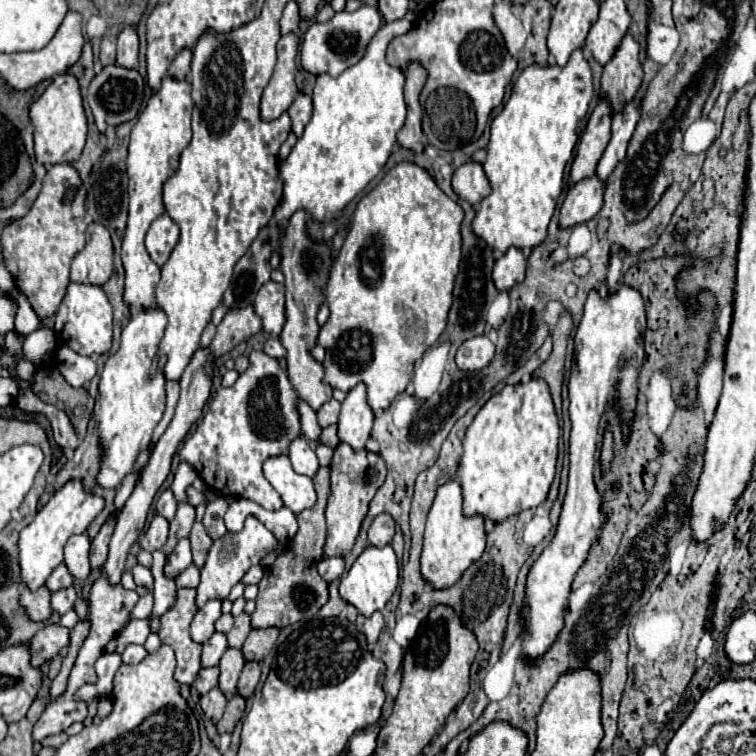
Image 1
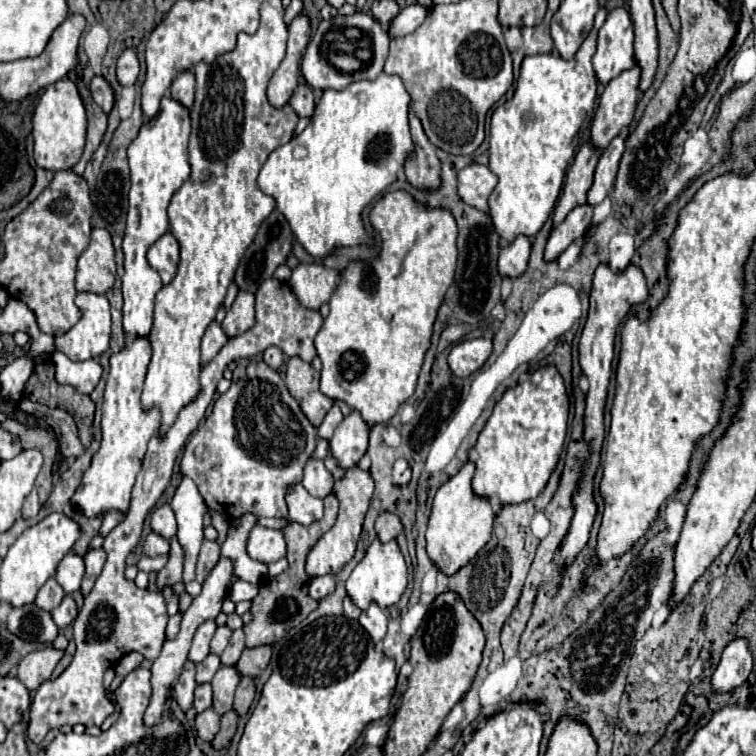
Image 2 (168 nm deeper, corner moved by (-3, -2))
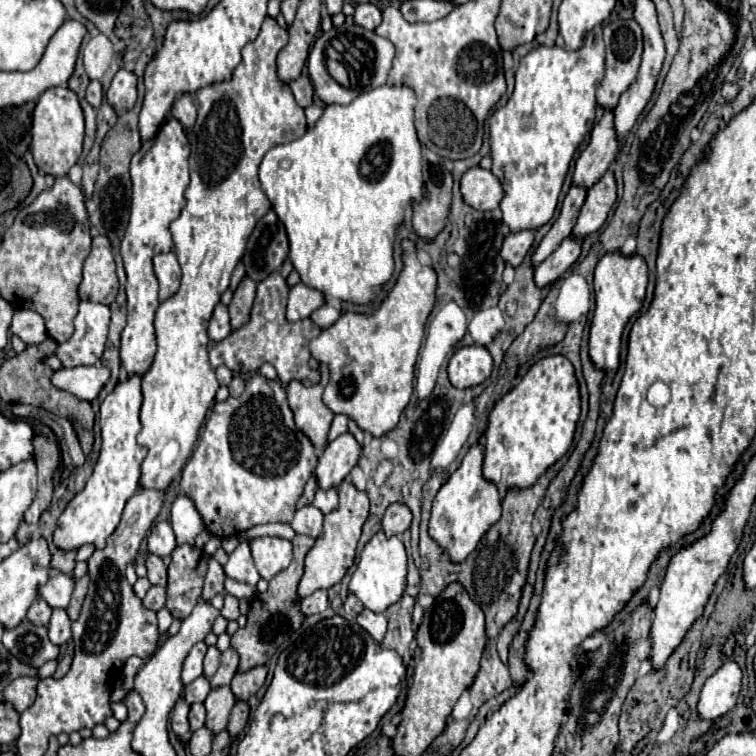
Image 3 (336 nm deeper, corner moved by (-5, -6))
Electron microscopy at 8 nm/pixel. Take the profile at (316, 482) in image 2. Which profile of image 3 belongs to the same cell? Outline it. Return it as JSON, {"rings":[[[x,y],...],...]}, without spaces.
{"rings":[[[328,489],[328,491],[316,491],[316,497],[314,497],[314,503],[312,503],[316,509],[320,509],[324,515],[334,511],[338,507],[338,493],[336,489]]]}

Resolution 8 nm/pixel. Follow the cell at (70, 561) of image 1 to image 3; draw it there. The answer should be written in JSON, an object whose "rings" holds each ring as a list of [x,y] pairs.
{"rings":[[[50,573],[50,579],[38,587],[38,597],[44,599],[52,609],[66,609],[74,591],[74,579],[64,573]]]}

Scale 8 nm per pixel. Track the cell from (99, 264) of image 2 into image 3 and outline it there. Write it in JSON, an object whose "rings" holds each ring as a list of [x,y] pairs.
{"rings":[[[98,235],[92,239],[92,251],[84,261],[84,279],[80,283],[80,299],[110,305],[118,293],[116,265],[108,237]]]}

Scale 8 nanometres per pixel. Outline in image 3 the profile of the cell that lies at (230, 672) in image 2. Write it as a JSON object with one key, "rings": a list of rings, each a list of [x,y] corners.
{"rings":[[[218,687],[216,691],[210,691],[204,707],[206,707],[206,727],[216,735],[226,729],[230,709],[234,707],[236,699],[230,691],[230,687]]]}

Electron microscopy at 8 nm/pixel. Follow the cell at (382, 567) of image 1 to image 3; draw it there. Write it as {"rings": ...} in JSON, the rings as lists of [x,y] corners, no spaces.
{"rings":[[[384,531],[372,535],[360,553],[360,561],[350,579],[350,591],[364,603],[366,609],[374,613],[386,611],[396,603],[406,587],[406,551],[398,537],[386,537]]]}

